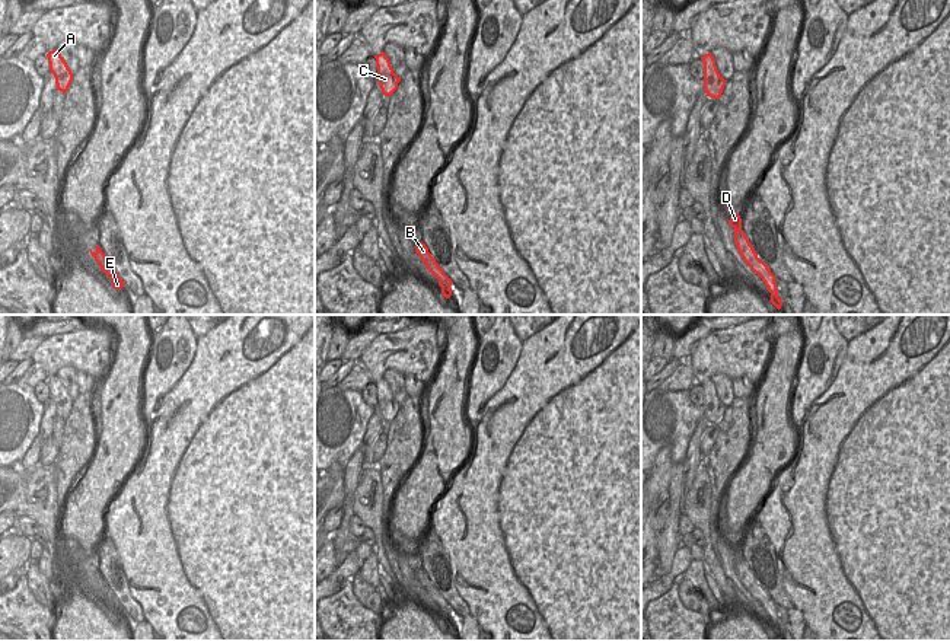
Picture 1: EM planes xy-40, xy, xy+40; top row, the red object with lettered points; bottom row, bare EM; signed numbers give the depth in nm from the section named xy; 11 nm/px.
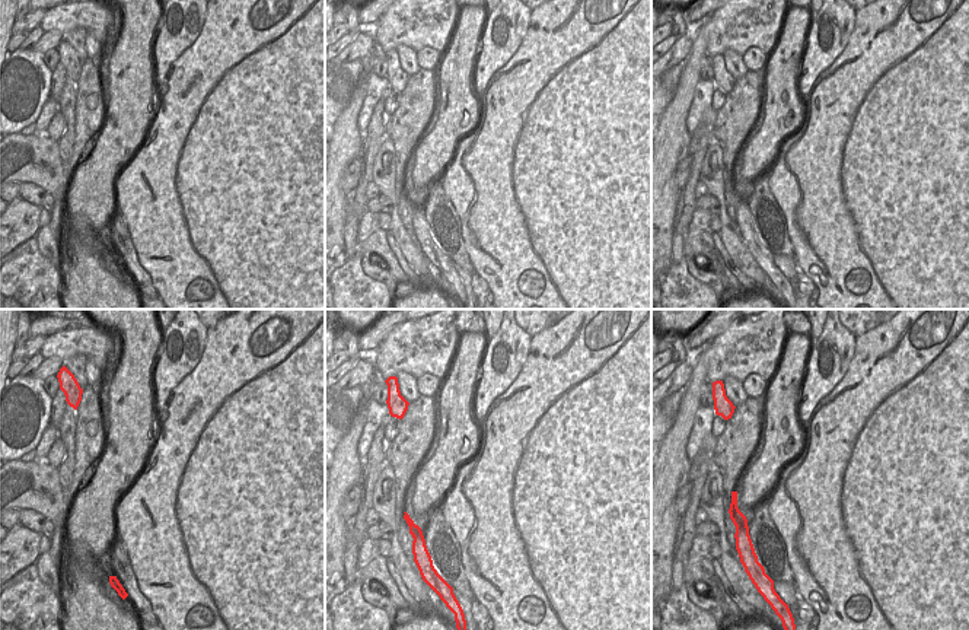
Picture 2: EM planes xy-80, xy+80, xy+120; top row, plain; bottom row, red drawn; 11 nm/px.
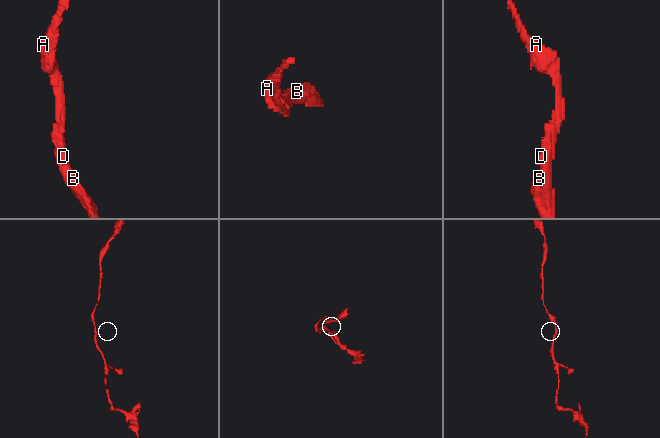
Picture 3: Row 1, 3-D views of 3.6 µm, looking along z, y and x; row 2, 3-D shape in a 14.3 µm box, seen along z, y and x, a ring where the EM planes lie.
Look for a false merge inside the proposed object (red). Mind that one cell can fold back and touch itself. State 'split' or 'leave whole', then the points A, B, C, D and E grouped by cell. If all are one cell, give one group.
leave whole; groups A B C D E

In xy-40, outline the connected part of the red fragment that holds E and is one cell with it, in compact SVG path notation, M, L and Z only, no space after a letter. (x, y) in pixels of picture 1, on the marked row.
M99 245L96 246L96 251L93 252L89 249L95 261L99 264L101 270L112 280L112 287L117 290L121 290L124 287L124 281L118 277L118 272L106 258L106 255L102 252Z

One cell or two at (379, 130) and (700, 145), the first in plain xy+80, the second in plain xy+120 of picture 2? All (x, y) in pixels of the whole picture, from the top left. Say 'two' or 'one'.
one

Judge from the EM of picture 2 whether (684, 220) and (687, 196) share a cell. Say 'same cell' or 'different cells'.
same cell

